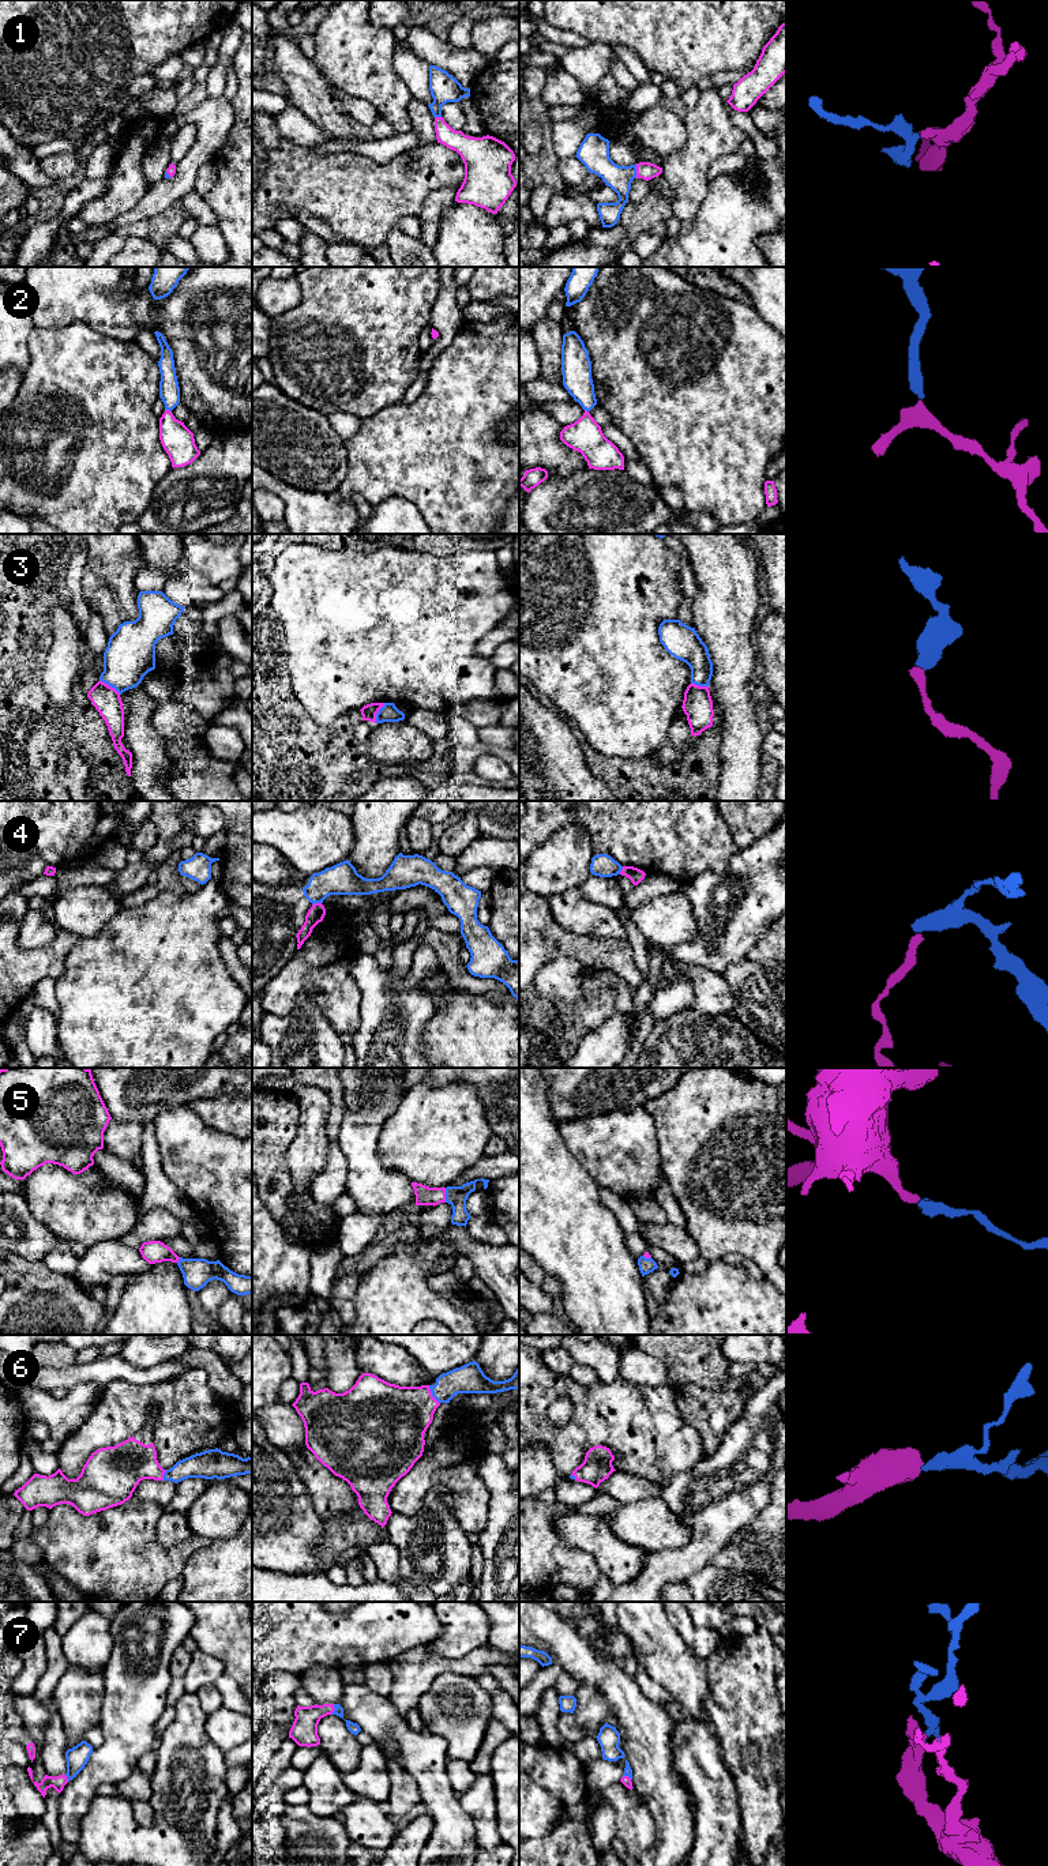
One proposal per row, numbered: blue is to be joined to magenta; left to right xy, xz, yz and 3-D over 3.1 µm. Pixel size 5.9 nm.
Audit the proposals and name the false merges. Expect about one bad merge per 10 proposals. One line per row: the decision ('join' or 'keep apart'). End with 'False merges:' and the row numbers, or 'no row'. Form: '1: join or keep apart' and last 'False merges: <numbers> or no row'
1: join
2: join
3: keep apart
4: keep apart
5: join
6: join
7: join
False merges: 3, 4

